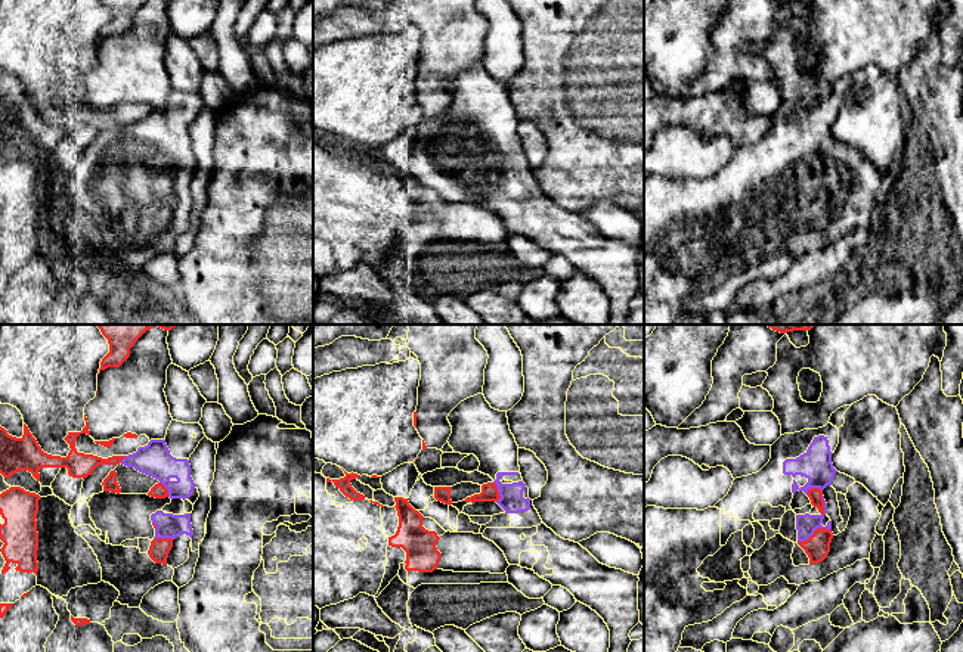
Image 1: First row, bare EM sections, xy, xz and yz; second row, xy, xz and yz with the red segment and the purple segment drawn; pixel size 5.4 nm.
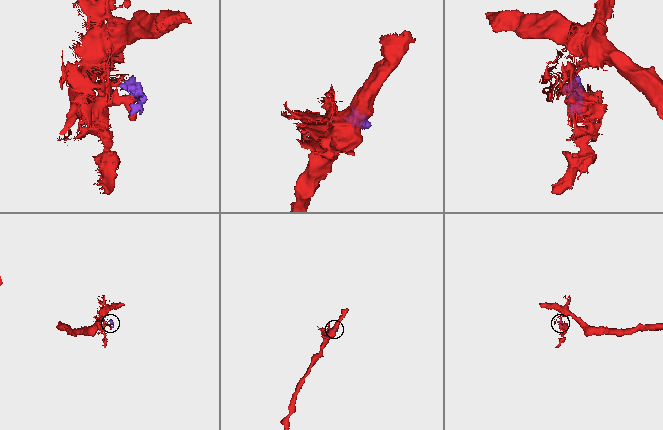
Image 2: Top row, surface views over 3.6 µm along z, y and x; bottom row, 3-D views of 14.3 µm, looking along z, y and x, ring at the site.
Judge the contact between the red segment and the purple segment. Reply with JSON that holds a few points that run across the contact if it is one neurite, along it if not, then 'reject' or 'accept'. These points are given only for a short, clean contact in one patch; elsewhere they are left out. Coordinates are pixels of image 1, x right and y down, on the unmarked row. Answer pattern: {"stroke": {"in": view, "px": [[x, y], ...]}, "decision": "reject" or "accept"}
{"decision": "reject"}

